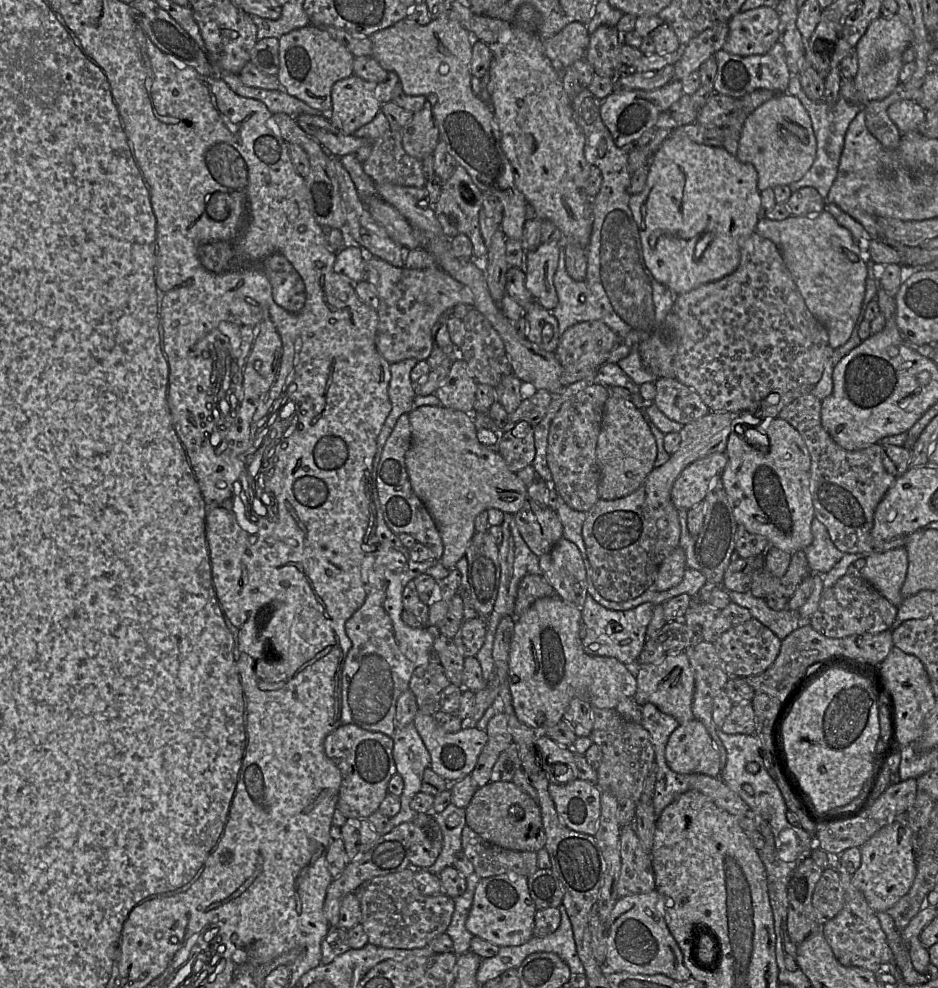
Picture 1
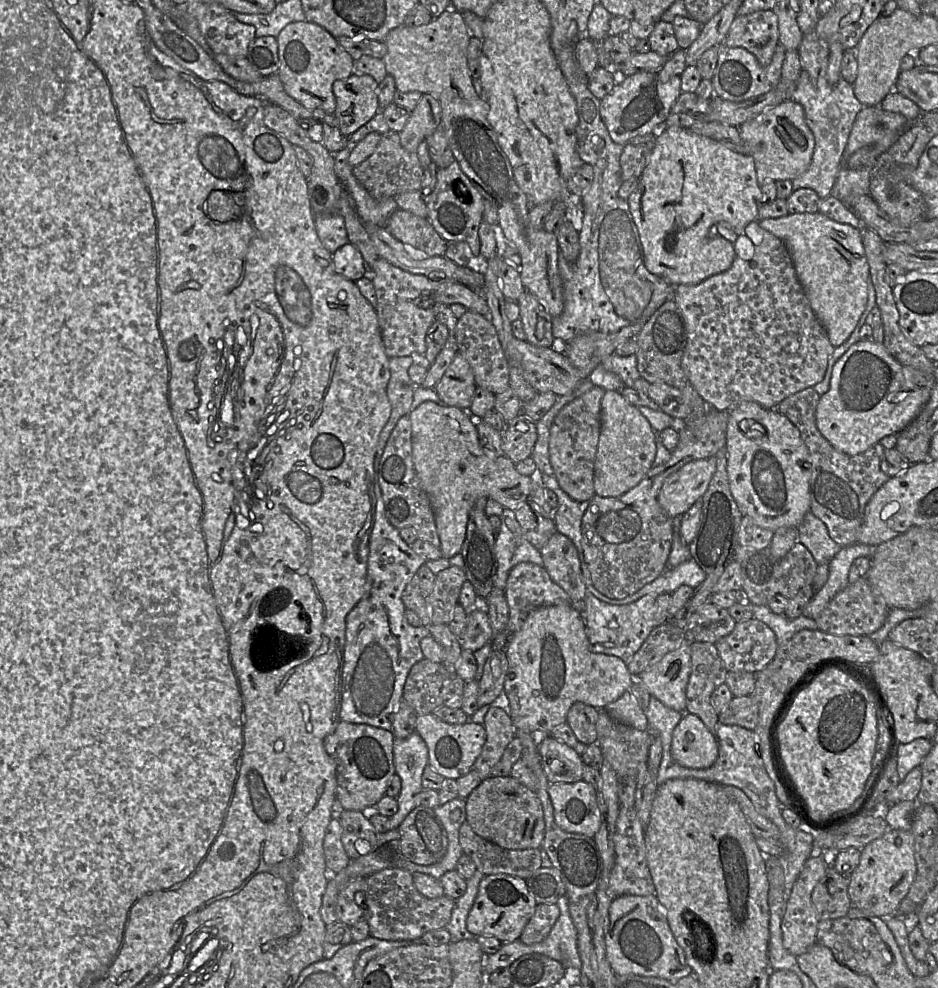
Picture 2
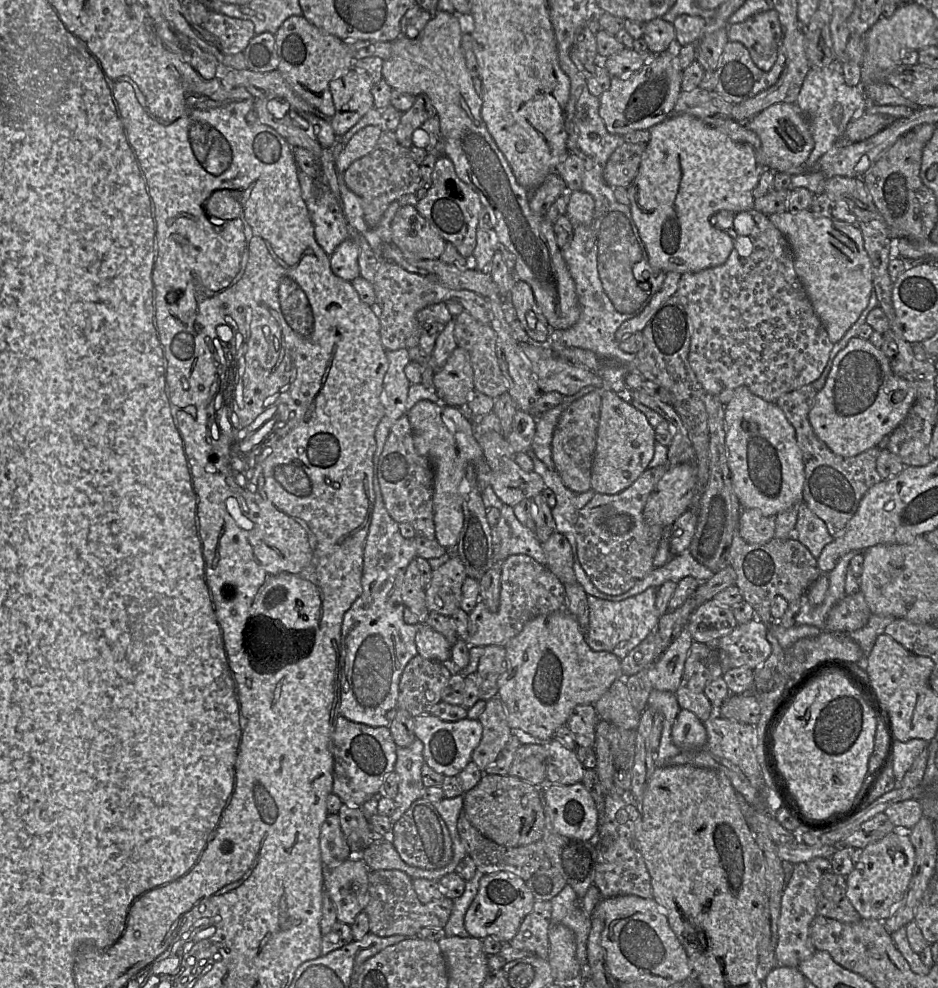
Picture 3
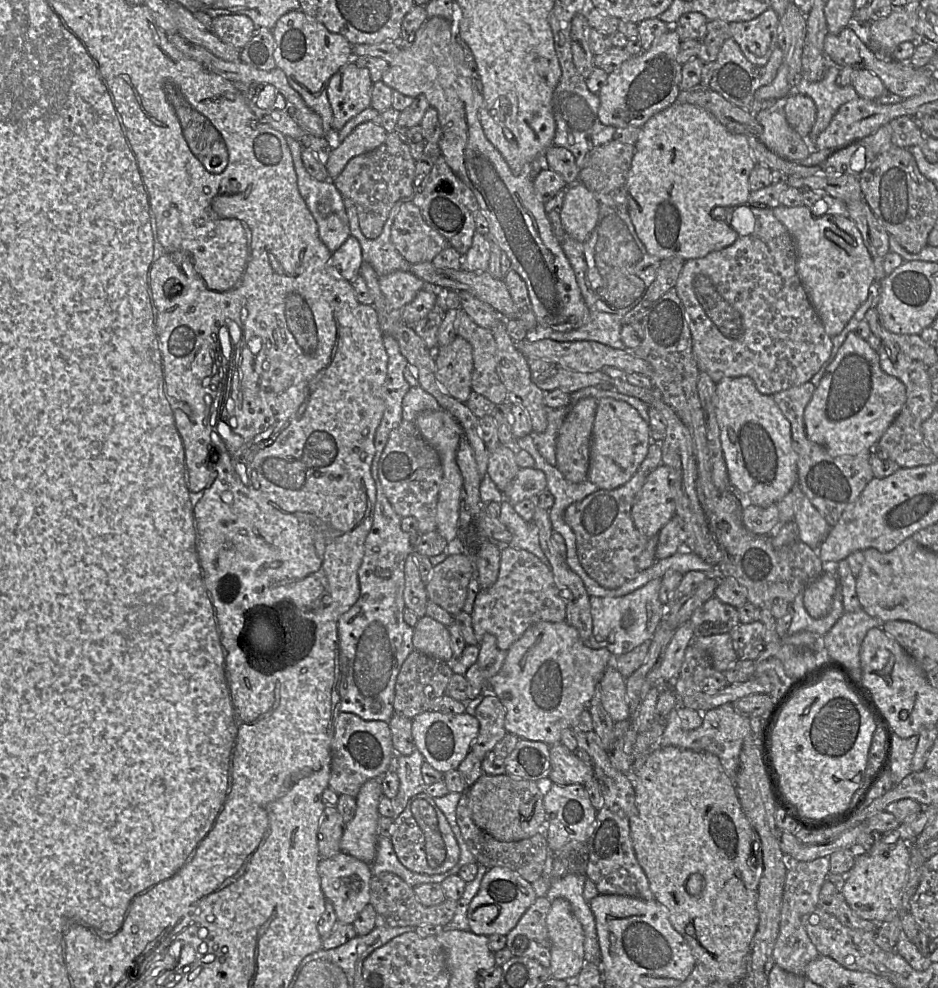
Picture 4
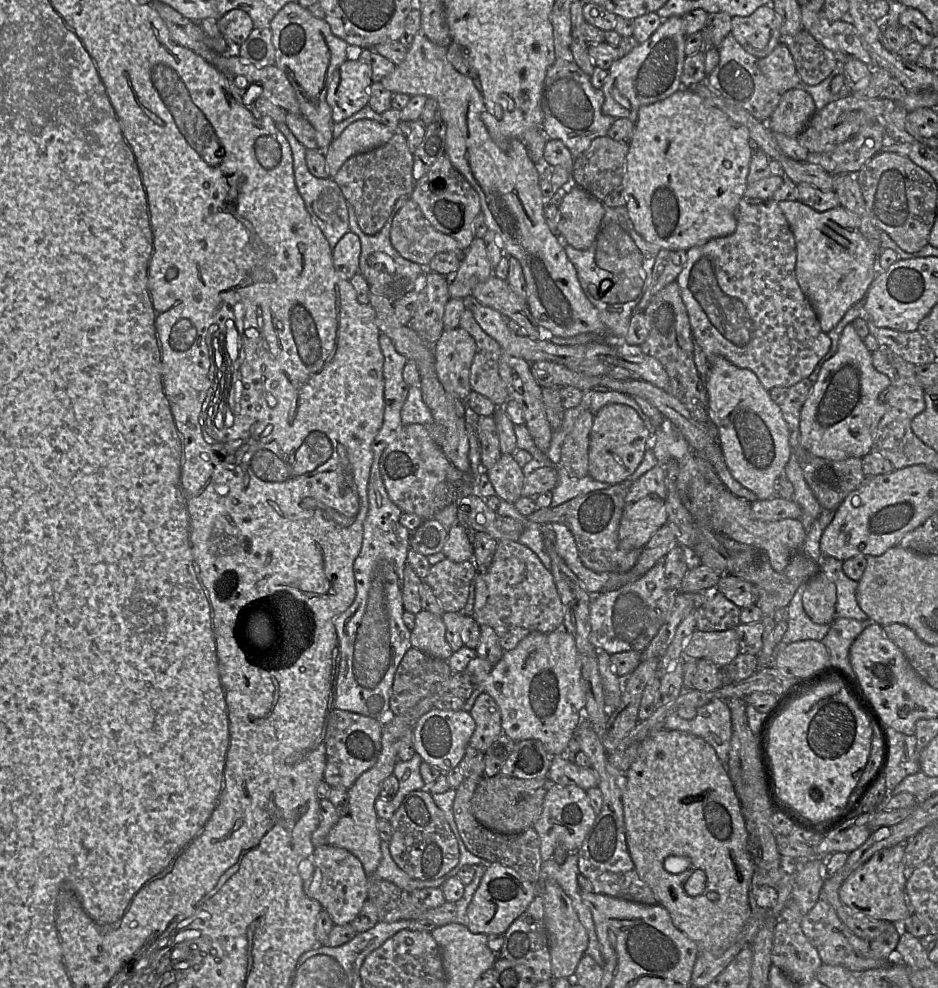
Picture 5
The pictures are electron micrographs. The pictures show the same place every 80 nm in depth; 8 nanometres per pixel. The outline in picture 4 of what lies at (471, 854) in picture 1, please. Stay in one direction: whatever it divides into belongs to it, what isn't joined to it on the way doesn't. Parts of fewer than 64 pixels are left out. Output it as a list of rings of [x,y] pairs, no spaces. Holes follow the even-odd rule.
[[[466,792],[461,794],[461,798],[457,804],[456,822],[468,850],[475,857],[478,864],[488,869],[492,867],[508,868],[518,873],[529,883],[536,881],[542,875],[545,859],[550,854],[545,838],[545,828],[543,832],[539,832],[527,839],[514,842],[498,841],[474,823],[468,806]]]

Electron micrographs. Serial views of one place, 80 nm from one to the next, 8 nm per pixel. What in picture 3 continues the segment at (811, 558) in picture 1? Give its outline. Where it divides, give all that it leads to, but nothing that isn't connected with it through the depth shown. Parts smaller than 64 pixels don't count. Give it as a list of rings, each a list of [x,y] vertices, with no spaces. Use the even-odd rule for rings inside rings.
[[[804,501],[798,504],[794,537],[807,547],[815,558],[818,558],[823,548],[834,539],[825,522],[811,511]]]

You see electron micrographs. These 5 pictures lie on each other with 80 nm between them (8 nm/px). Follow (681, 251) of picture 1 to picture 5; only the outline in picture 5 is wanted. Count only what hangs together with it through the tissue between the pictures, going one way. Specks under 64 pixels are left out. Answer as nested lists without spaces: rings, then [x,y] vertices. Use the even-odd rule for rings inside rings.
[[[681,88],[662,101],[642,106],[629,143],[622,179],[626,208],[637,233],[662,249],[686,251],[734,233],[738,204],[748,186],[753,152],[749,130],[690,89]]]

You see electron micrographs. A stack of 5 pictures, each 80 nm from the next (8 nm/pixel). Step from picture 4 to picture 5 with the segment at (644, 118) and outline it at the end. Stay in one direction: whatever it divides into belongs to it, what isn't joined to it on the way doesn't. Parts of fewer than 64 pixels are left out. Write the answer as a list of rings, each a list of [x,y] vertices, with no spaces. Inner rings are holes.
[[[682,17],[663,19],[659,28],[631,52],[615,61],[601,88],[604,93],[602,112],[614,118],[628,118],[636,123],[642,106],[662,101],[682,88],[681,75],[685,55],[685,27]]]

